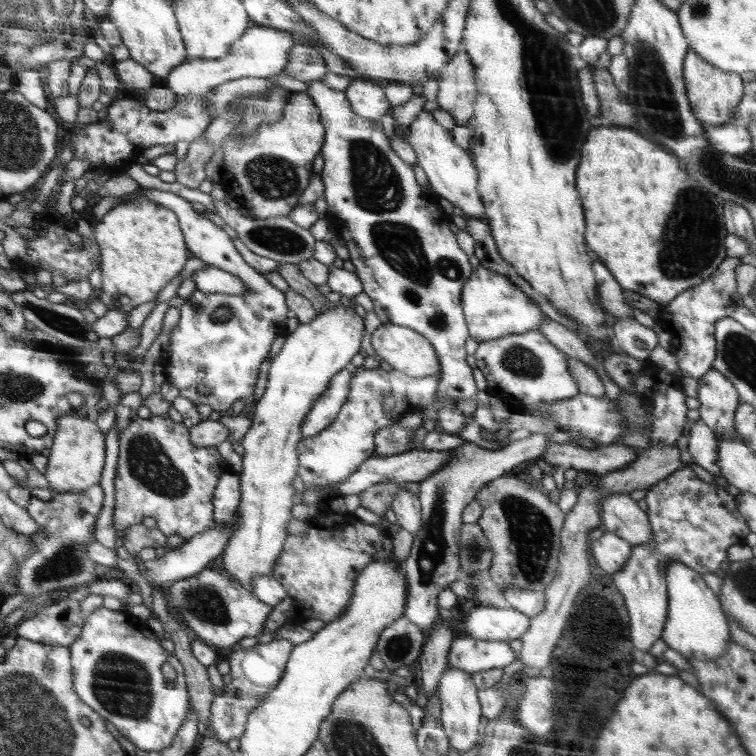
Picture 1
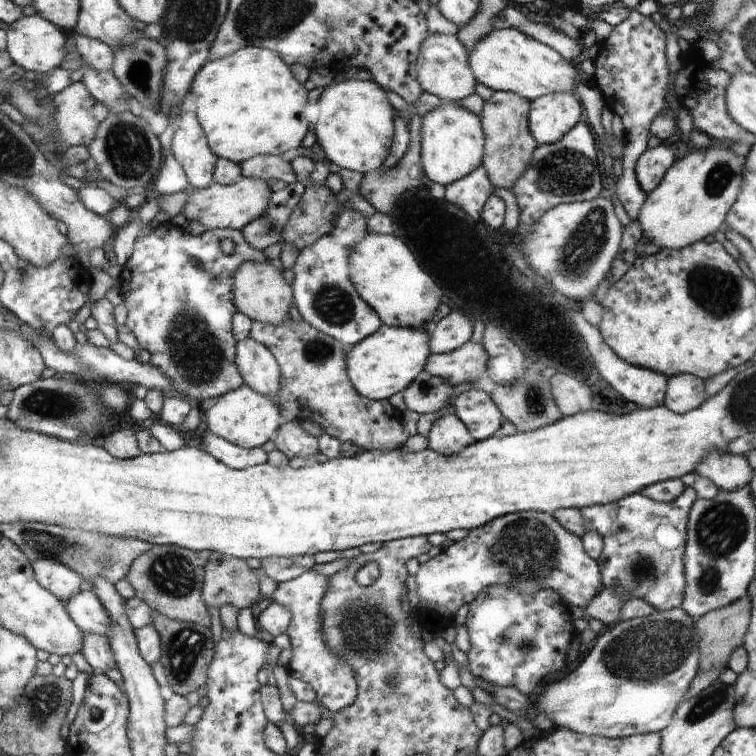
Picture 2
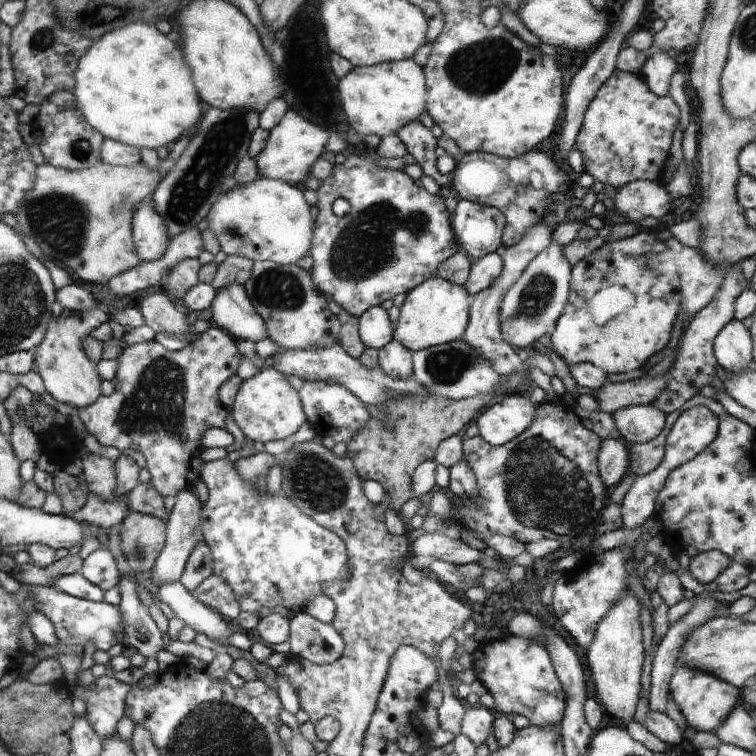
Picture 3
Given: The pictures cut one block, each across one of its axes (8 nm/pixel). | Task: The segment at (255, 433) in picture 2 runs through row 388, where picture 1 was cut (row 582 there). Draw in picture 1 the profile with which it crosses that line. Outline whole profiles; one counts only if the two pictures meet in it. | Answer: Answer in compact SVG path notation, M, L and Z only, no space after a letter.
M336 304L332 311L316 314L312 322L300 323L285 337L280 352L269 364L265 392L257 400L250 428L240 440L244 447L242 471L238 473L240 522L221 556L222 571L248 589L261 575L271 577L290 536L288 525L293 519L292 507L296 498L292 482L300 470L297 446L302 439L302 423L313 404L329 388L333 376L350 366L352 358L360 352L364 331L362 316L350 306Z

